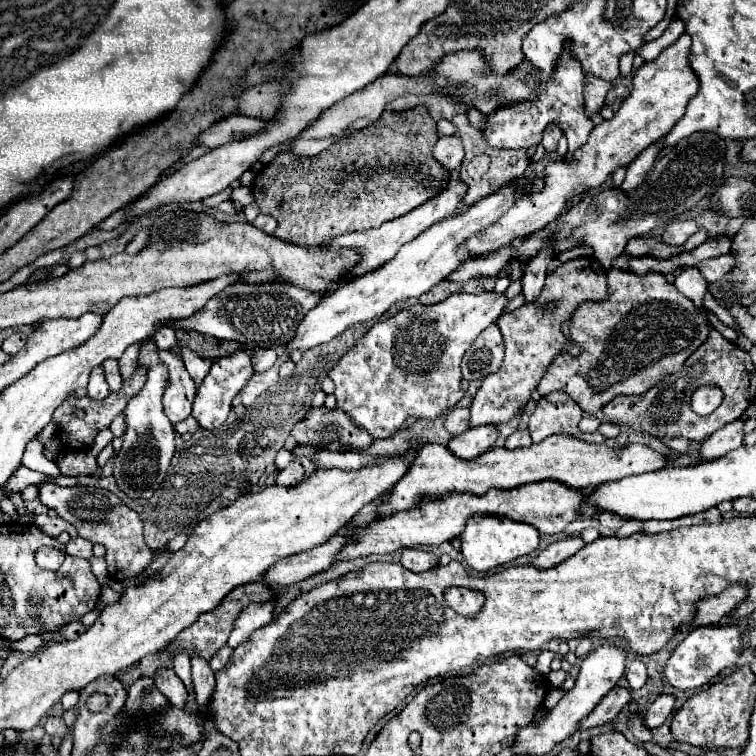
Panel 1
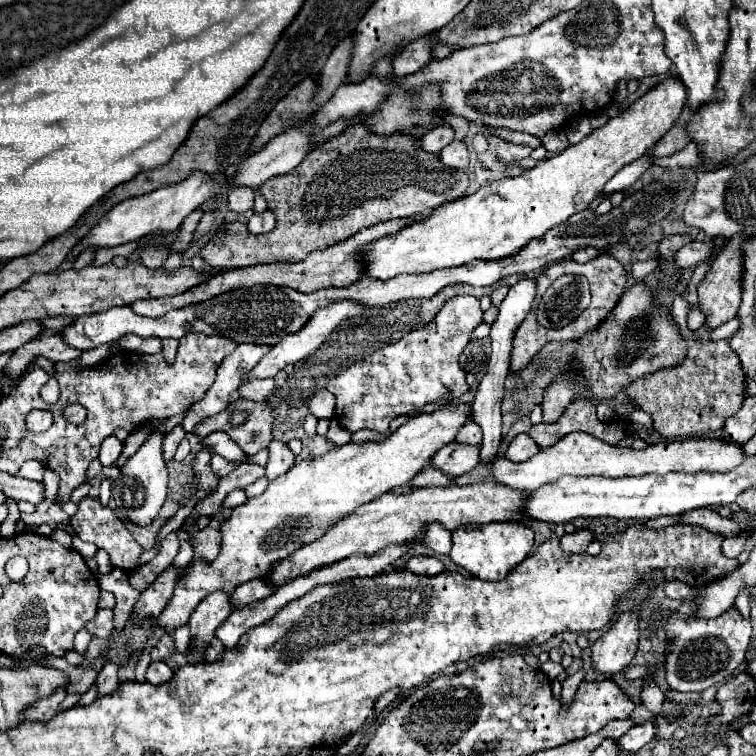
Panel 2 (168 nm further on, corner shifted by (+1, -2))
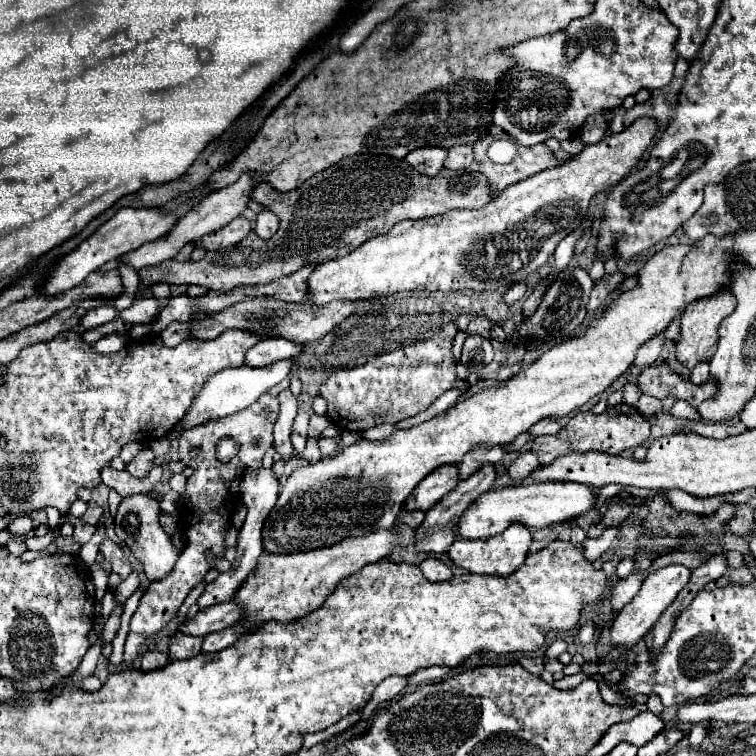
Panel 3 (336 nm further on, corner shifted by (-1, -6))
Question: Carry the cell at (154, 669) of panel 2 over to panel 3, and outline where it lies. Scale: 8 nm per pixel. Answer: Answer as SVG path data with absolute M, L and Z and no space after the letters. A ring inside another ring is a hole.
M147 651L143 657L141 657L141 669L143 671L151 671L151 669L159 669L167 663L167 653L161 653L161 651Z

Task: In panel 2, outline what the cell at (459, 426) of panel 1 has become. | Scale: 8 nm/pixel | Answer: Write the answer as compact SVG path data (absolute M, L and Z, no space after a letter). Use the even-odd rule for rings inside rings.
M467 419L467 423L459 429L455 441L469 443L469 445L479 445L481 443L481 429L471 419Z

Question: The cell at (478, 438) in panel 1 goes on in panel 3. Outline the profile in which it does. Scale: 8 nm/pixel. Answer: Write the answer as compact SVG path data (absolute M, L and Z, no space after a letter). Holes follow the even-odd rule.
M457 465L437 467L437 471L433 471L433 475L429 475L429 479L423 479L417 485L417 491L413 491L413 495L409 495L403 509L409 513L417 511L417 509L429 511L447 491L451 491L459 483L457 473L459 473Z

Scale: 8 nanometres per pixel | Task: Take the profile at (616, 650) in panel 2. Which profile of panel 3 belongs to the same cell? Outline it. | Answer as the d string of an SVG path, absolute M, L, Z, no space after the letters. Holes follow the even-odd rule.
M667 565L663 569L657 569L655 573L649 573L643 581L643 587L633 597L633 601L613 619L611 627L611 643L617 645L623 651L629 651L637 641L643 639L643 635L653 627L653 623L661 617L661 613L673 603L673 599L679 595L679 591L687 585L691 577L691 569L685 565Z

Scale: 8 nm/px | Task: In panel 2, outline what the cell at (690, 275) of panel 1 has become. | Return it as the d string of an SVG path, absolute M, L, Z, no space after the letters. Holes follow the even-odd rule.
M679 293L673 301L673 319L679 323L687 341L687 357L681 365L663 369L653 375L645 375L627 387L627 395L637 409L643 409L653 417L653 429L663 439L691 439L703 437L709 431L723 427L725 419L735 415L745 401L745 373L739 363L739 355L731 351L727 341L697 341L695 331L687 326L691 303Z

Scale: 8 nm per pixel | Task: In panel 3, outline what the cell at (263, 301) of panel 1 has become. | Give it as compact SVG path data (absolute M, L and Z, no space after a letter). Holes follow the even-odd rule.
M247 297L225 311L213 313L203 321L191 321L193 337L197 339L215 339L227 329L247 329L255 333L263 333L267 337L285 337L295 343L309 343L317 341L323 335L327 335L335 325L339 325L343 319L347 319L357 307L365 307L371 301L333 301L329 305L313 305L313 303L285 303L277 301L273 297Z

